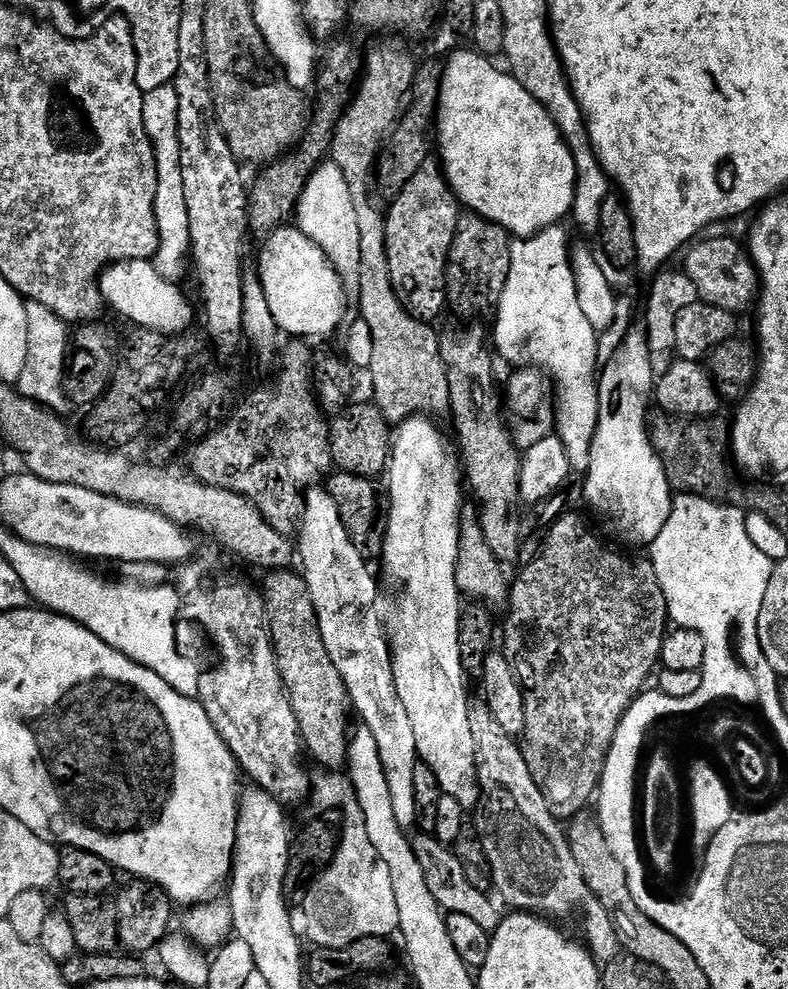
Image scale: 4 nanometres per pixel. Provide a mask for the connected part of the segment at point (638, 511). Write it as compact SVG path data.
M628 336L598 372L598 418L584 476L584 500L604 519L604 528L624 544L651 545L668 519L673 501L668 475L652 445L648 400L654 396L652 364L640 360L646 344Z

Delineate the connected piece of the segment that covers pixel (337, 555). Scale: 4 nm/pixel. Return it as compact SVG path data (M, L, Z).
M326 494L322 498L322 516L308 519L298 528L302 575L317 616L321 638L349 692L351 707L355 713L358 712L363 727L370 730L378 745L398 824L410 830L416 820L418 753L413 726L393 682L390 644L382 634L379 618L374 615L378 586L366 568L367 560L350 541L338 514L338 506L331 496Z

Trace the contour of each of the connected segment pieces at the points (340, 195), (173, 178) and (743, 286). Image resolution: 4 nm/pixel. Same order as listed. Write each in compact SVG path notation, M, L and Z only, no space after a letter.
M331 160L321 161L308 176L304 184L304 191L300 193L300 199L297 200L294 209L294 220L297 220L298 230L304 236L307 236L317 248L320 248L324 255L337 269L343 270L347 264L355 265L358 260L357 252L359 250L359 230L356 221L358 204L352 201L352 192L348 189L348 178L344 172Z
M179 139L168 142L168 148L164 148L164 142L160 140L153 146L155 150L156 186L155 186L155 220L159 232L159 248L153 257L152 263L156 273L168 280L166 272L174 274L174 282L179 281L184 274L182 264L184 258L191 251L191 228L189 226L188 210L188 186L184 184L182 172L182 151Z
M712 236L709 240L704 239L705 238L697 239L695 243L683 253L685 256L682 272L687 275L690 282L694 284L699 299L703 301L703 303L715 304L727 312L740 314L740 311L742 311L751 300L753 303L753 301L757 299L758 277L756 274L756 268L752 265L751 259L749 259L749 257L742 251L741 245L739 248L730 237Z

